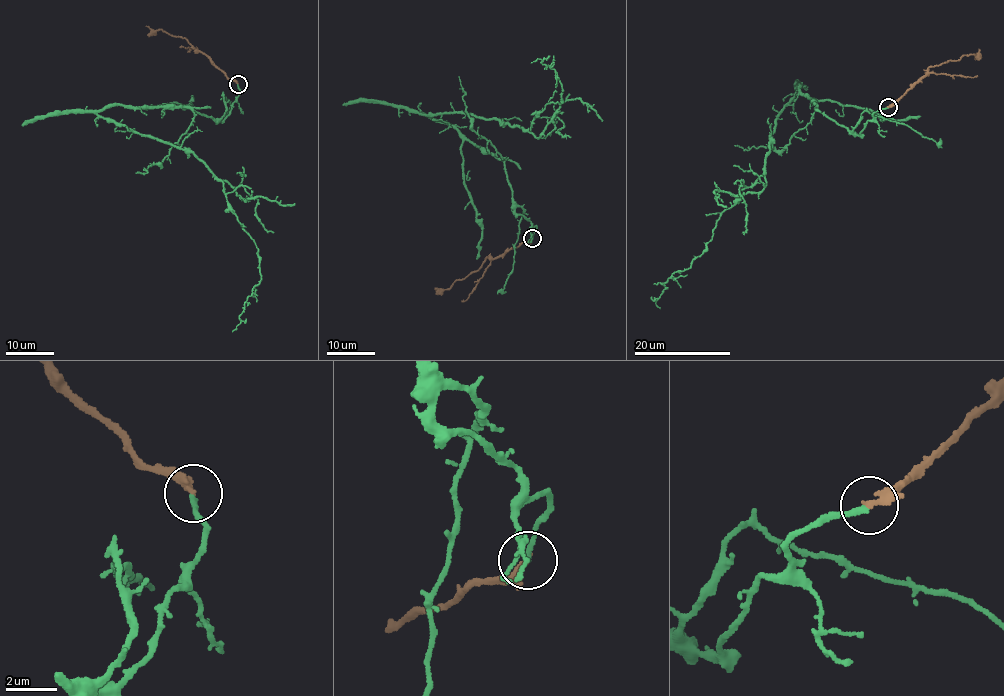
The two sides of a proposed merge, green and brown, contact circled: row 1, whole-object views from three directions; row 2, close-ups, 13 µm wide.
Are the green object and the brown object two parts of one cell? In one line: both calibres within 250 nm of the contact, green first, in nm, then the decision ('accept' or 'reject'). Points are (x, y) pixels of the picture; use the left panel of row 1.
200 nm thick on the green side, 280 nm on the other; reject

